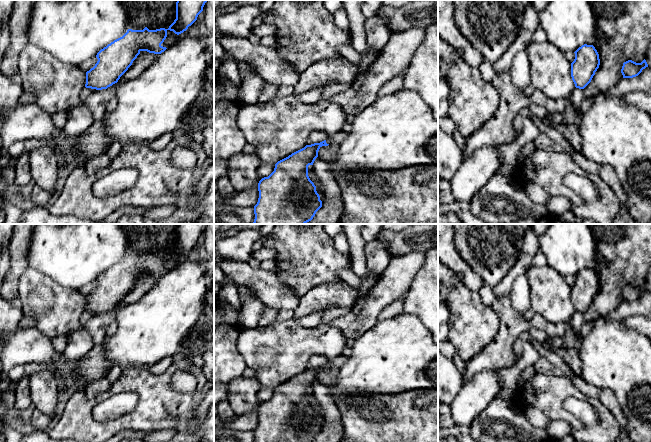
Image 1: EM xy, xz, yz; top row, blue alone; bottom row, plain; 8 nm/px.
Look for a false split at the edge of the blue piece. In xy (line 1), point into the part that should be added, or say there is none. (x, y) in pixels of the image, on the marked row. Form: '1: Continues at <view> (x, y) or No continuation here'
1: No continuation here

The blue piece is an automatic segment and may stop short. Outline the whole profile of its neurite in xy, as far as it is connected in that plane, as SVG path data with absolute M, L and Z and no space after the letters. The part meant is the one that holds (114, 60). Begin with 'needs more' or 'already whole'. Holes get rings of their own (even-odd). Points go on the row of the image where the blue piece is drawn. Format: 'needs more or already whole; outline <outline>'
already whole; outline M177 0L176 19L168 29L149 30L128 29L120 38L101 49L96 57L97 63L86 72L86 88L102 90L117 83L128 70L141 51L161 54L167 48L161 44L167 37L167 31L179 35L186 31L203 11L208 0Z

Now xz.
already whole; outline M326 140L320 143L306 145L275 164L274 171L262 178L258 183L259 198L254 206L255 219L252 224L306 224L311 221L316 212L322 207L322 201L316 191L316 186L308 176L308 166L313 165L322 146L328 146Z

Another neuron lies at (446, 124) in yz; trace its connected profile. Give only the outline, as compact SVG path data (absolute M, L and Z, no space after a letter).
M448 116L438 118L438 126L449 135L452 135L457 130L454 121Z

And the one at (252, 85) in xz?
M246 64L248 70L239 87L239 101L241 105L253 105L259 102L259 96L267 83L254 66Z

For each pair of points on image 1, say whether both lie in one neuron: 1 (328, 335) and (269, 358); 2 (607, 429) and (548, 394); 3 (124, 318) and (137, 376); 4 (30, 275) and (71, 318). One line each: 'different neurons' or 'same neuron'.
1: same neuron
2: same neuron
3: different neurons
4: same neuron

